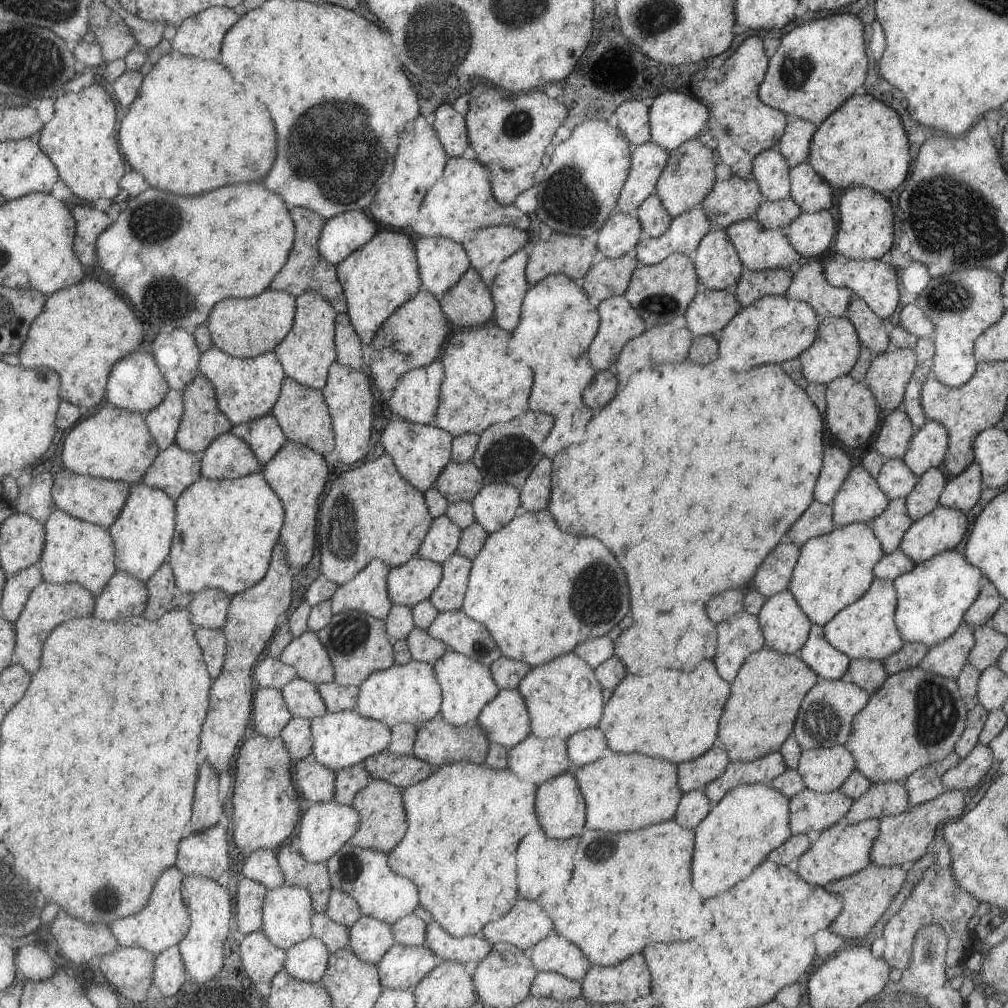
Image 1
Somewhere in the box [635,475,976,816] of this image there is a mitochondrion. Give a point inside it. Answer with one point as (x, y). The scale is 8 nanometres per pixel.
(936, 708)

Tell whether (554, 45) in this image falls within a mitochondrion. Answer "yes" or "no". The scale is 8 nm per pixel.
no

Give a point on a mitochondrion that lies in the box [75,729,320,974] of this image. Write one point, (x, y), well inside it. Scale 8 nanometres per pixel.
(105, 896)

